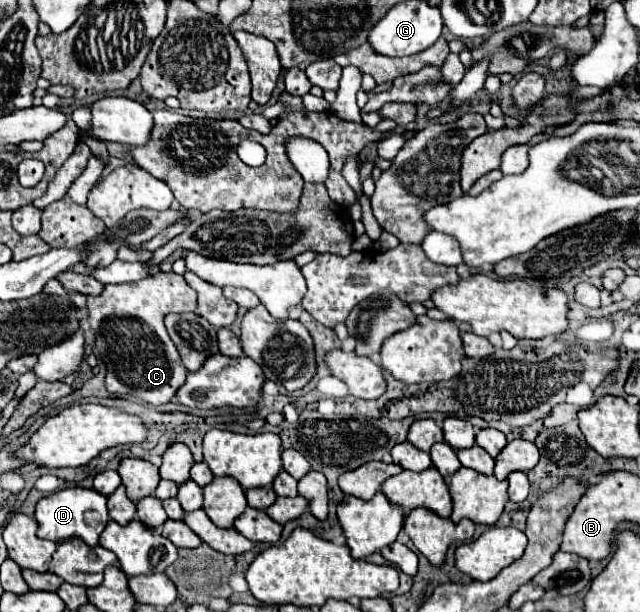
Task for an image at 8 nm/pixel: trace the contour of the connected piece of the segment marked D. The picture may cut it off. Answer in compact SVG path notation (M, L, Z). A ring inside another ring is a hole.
M66 488L58 490L50 496L44 496L36 504L36 514L38 522L38 538L52 540L56 544L68 540L68 538L82 538L88 546L96 546L100 532L108 524L108 510L106 510L106 496L100 496L96 490L86 490L86 488Z

